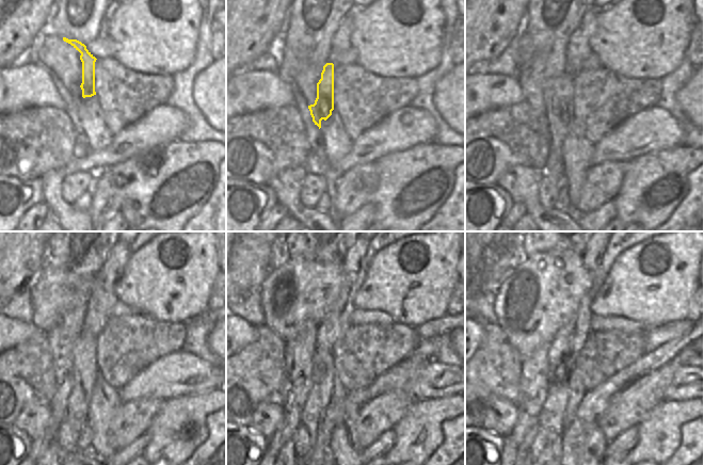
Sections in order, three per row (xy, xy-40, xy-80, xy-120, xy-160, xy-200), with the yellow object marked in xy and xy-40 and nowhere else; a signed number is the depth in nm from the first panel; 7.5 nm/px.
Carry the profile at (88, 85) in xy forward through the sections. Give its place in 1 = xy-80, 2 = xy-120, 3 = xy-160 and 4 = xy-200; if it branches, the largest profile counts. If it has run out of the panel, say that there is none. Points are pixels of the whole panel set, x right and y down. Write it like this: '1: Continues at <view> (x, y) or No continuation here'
1: Continues at xy-80 (561, 113)
2: Continues at xy-120 (85, 372)
3: Continues at xy-160 (314, 413)
4: Continues at xy-200 (552, 416)

